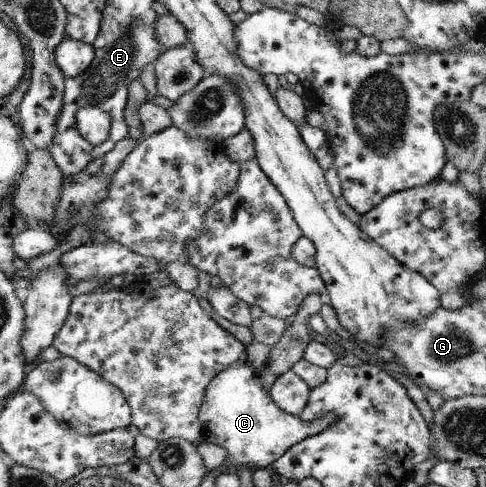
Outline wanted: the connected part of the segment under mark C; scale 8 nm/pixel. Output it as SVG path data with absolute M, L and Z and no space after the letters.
M235 363L217 375L217 384L209 388L209 400L205 400L205 412L201 412L205 442L213 442L227 449L228 458L223 470L271 467L280 456L308 436L315 435L336 421L335 414L327 412L321 418L305 422L297 415L285 412L275 404L269 392L259 382L259 375L245 363Z

